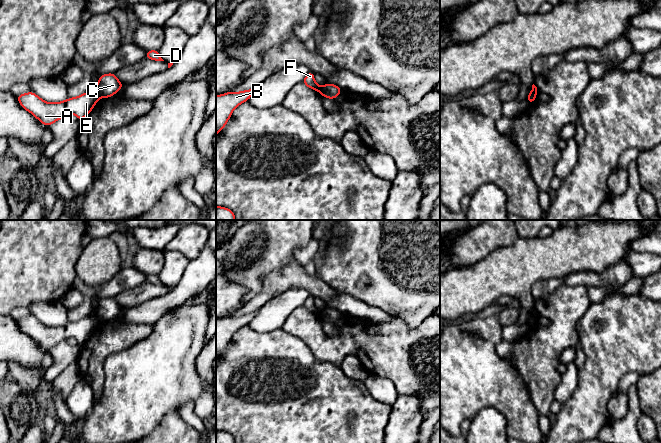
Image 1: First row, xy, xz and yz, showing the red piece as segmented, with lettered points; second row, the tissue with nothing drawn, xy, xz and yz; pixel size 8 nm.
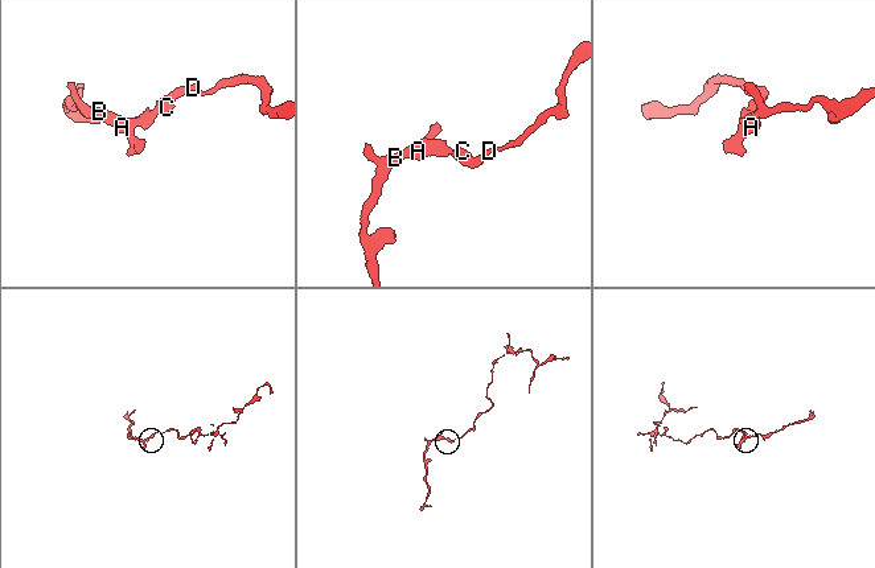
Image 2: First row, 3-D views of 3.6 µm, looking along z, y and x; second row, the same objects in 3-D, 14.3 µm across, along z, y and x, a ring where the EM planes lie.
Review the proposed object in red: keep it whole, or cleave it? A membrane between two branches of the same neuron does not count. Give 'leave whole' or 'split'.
split

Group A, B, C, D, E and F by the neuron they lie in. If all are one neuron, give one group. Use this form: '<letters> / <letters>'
A B E F / C D

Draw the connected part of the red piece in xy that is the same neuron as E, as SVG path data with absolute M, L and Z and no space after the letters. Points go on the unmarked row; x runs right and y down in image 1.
M92 314L58 327L48 327L34 316L17 319L16 322L25 334L33 338L42 348L49 350L70 337L82 345L94 332L100 320Z

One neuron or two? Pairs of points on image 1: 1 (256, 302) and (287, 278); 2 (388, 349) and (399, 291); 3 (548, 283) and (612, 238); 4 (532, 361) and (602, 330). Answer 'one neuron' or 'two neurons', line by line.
1: one neuron
2: two neurons
3: two neurons
4: two neurons

